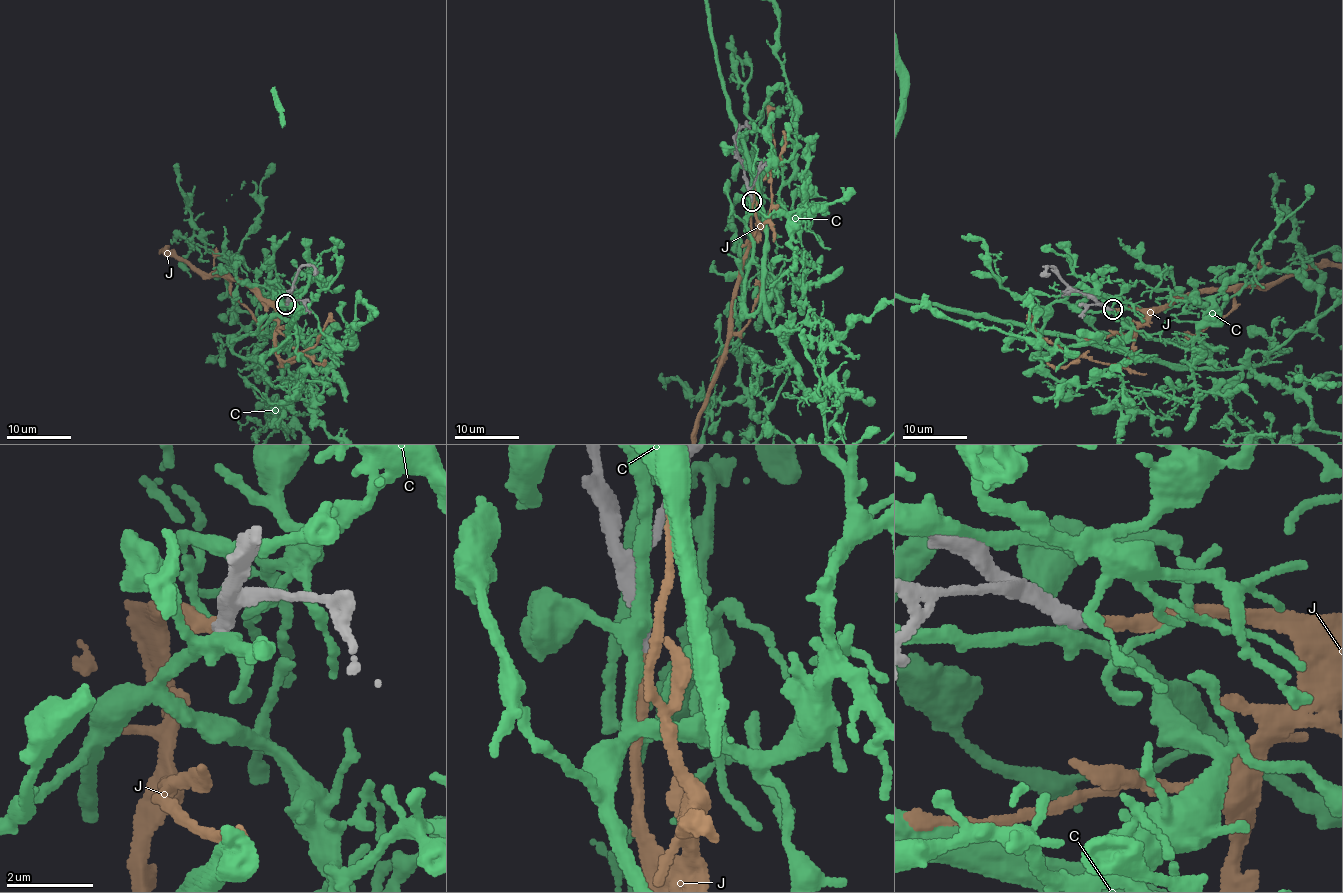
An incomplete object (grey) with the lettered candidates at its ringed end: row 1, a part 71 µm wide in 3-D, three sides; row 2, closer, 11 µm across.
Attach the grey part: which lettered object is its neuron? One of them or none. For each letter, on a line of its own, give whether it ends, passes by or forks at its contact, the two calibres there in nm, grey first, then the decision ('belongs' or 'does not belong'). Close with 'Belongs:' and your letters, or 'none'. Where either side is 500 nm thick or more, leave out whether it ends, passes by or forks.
C: it forks there; 360 nm thick on the grey side, 320 nm on the other; does not belong
J: it ends there; 320 nm thick on the grey side, 170 nm on the other; belongs
Belongs: J

